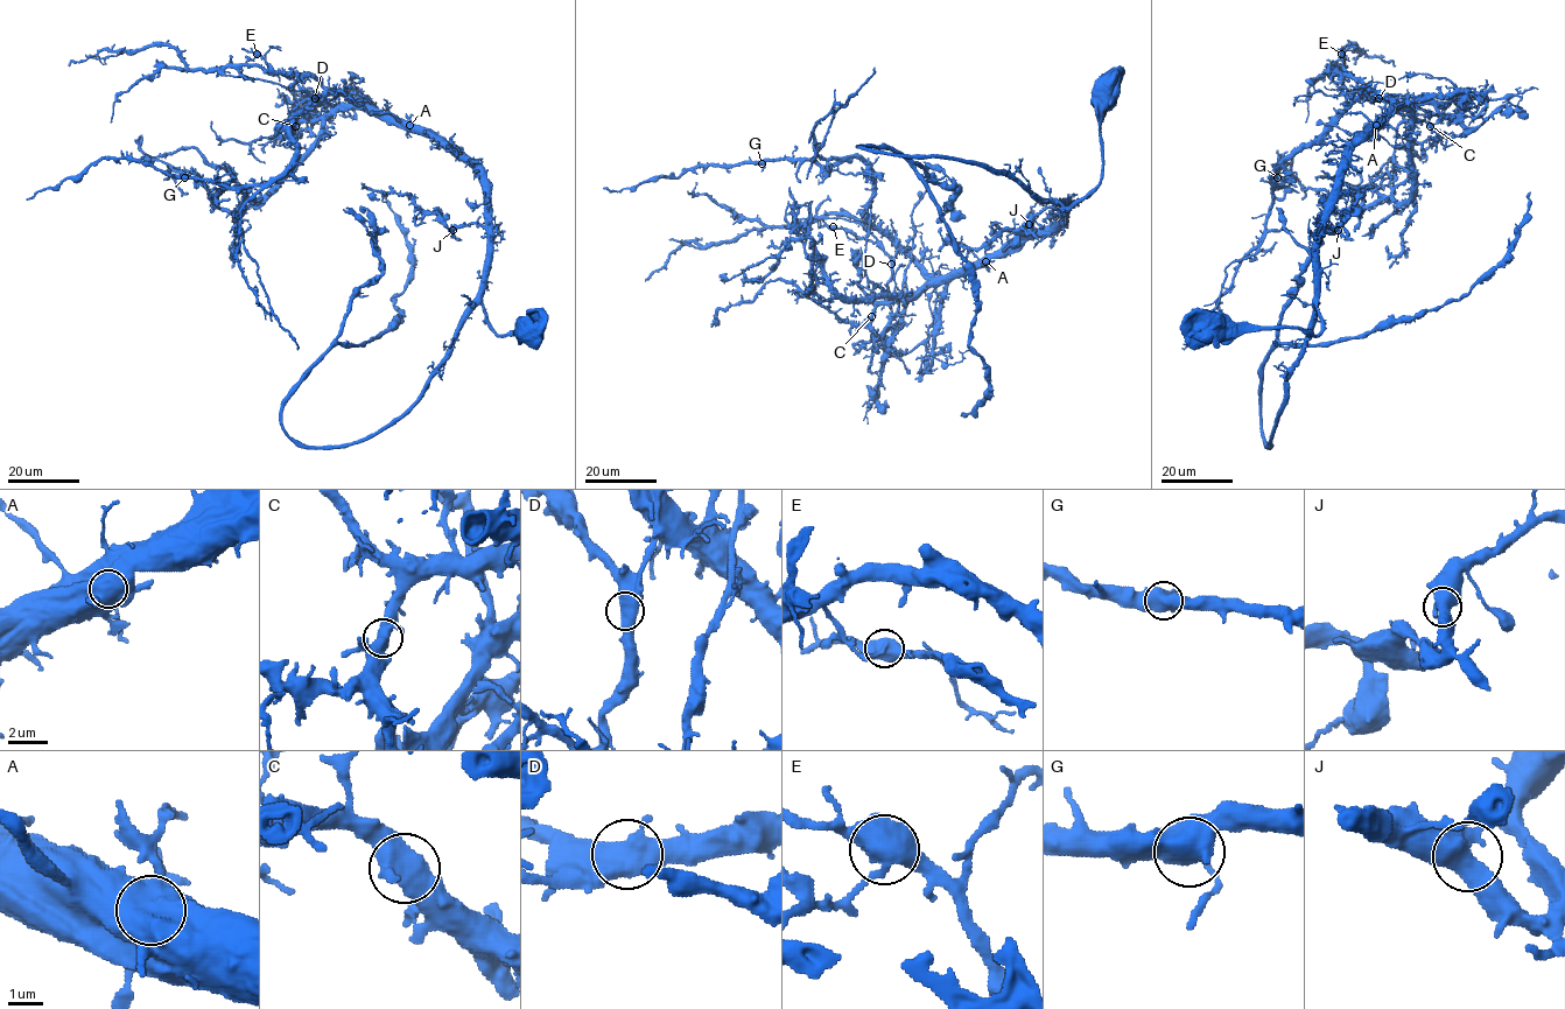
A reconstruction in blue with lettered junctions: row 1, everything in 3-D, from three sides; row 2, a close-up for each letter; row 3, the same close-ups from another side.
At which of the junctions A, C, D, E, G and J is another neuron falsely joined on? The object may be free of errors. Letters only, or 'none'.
E

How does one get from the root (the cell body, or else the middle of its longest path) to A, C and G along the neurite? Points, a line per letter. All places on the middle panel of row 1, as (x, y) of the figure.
A: (1099, 86), (1101, 181), (1069, 207), (1059, 203), (1065, 204), (1065, 214), (1040, 236), (985, 261)
C: (1099, 86), (1101, 181), (1069, 207), (1059, 203), (1065, 204), (1065, 214), (1040, 236), (882, 303), (871, 316)
G: (1099, 86), (1101, 181), (1059, 203), (1040, 236), (944, 275), (872, 223), (862, 160), (762, 163)

